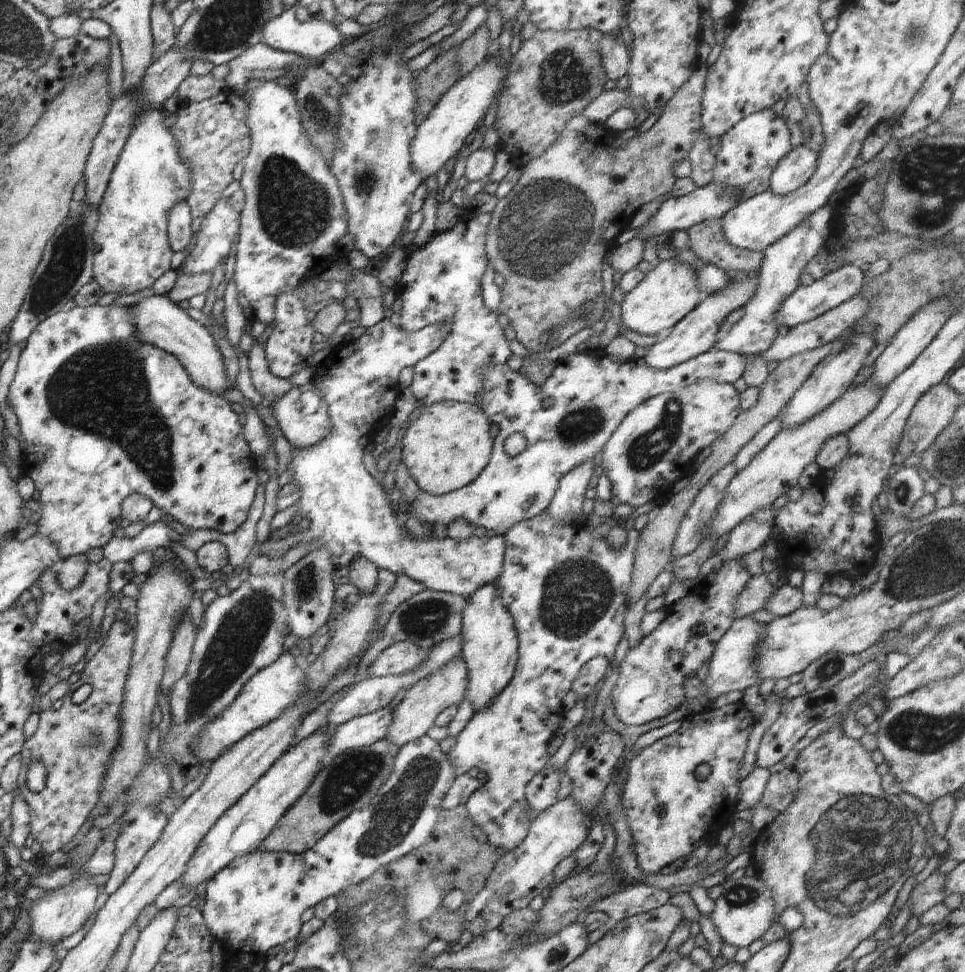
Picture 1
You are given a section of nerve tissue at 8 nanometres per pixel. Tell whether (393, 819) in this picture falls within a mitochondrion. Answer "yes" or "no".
yes

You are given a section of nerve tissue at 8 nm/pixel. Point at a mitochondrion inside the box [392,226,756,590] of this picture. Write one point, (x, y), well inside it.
(647, 451)

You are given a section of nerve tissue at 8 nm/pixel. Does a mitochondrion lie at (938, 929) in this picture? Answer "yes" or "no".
no

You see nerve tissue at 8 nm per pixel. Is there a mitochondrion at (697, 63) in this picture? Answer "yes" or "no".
no

